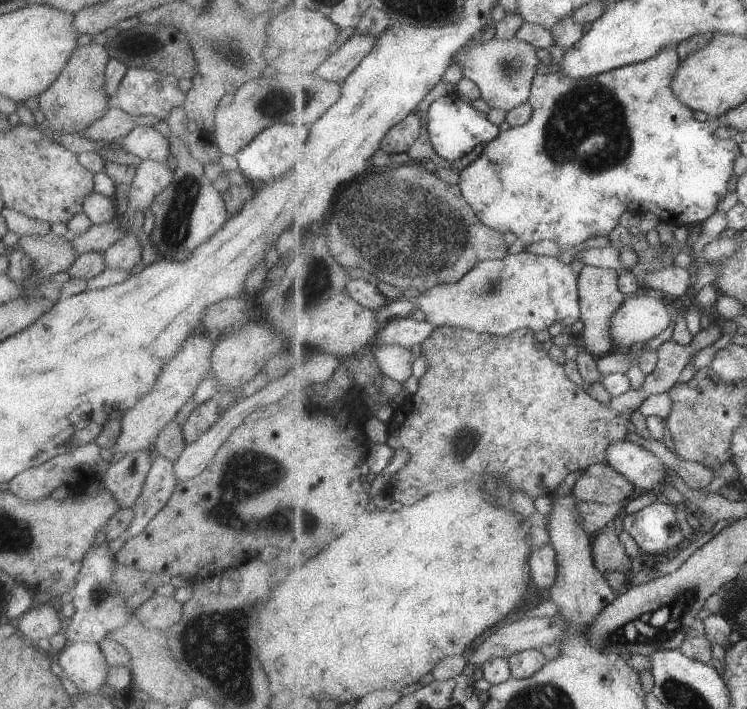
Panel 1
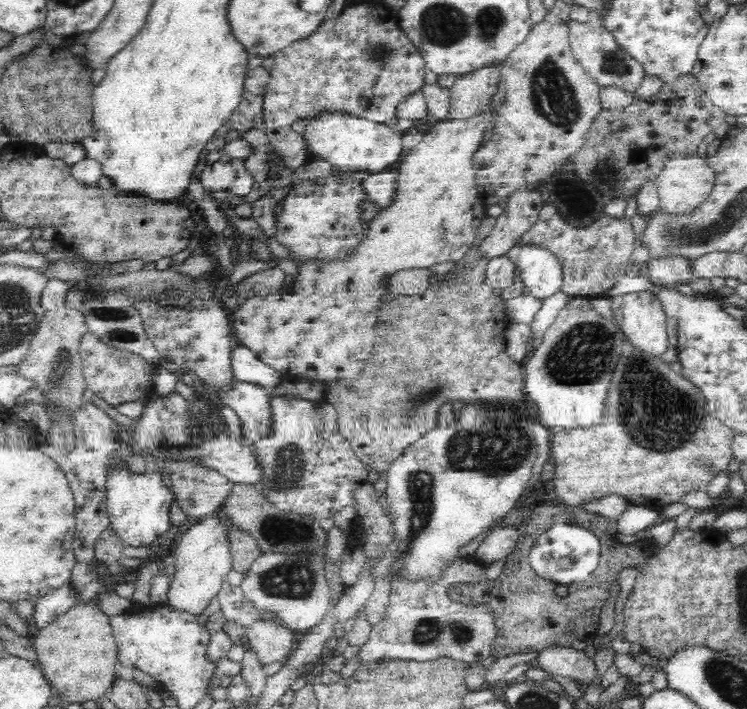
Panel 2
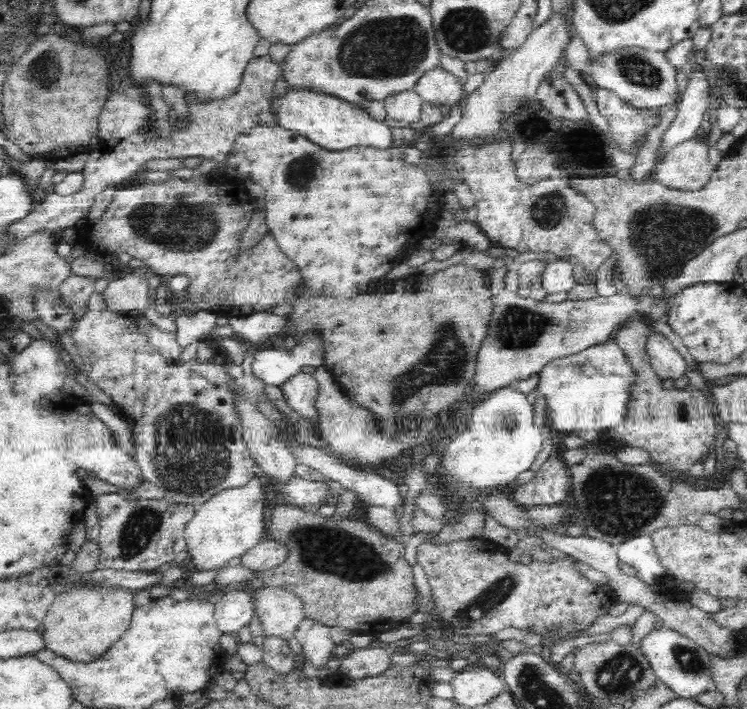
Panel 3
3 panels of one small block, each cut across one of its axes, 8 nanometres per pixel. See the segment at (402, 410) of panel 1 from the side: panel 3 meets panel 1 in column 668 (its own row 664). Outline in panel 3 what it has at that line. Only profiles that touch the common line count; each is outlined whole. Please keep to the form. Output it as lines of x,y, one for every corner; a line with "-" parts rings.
376,645
351,649
344,658
340,658
339,672
350,679
363,679
386,672
391,666
390,654

